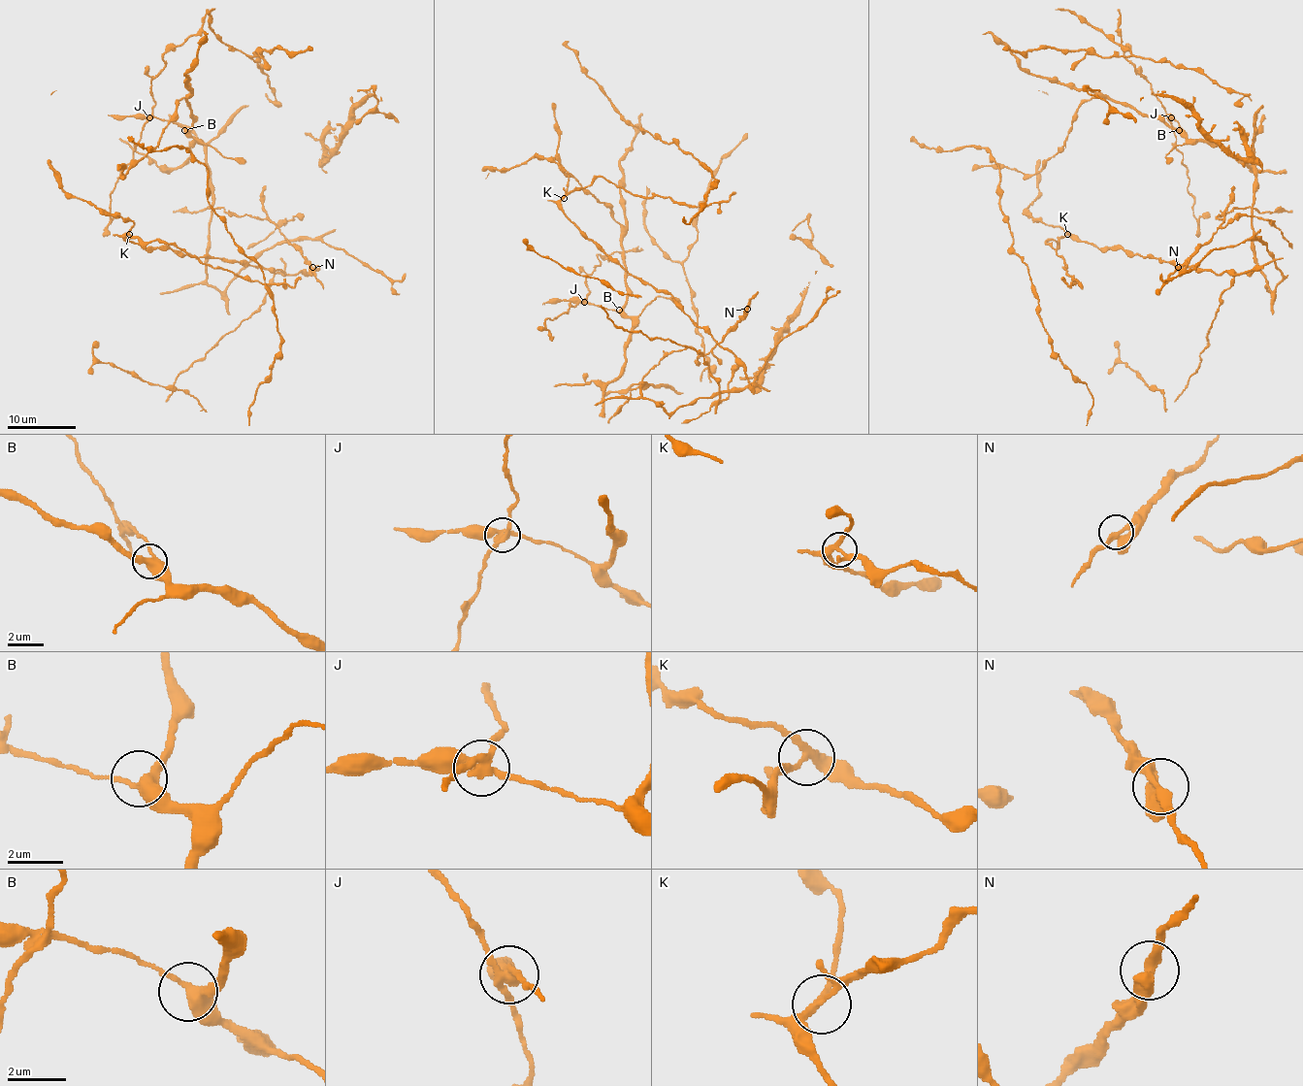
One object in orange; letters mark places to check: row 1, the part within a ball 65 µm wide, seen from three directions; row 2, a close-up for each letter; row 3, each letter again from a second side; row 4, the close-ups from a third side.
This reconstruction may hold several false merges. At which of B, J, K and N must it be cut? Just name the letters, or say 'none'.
J, K

